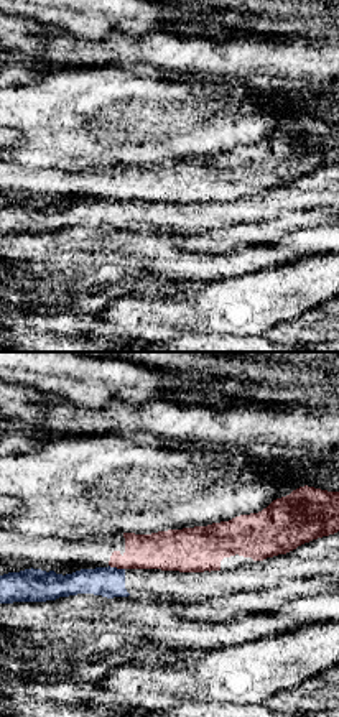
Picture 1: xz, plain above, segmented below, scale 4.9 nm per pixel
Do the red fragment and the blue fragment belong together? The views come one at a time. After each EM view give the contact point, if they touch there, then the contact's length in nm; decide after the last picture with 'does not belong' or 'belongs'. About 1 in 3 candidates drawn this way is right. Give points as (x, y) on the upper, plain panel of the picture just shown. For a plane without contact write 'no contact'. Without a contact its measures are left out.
contact (117, 199); length 80 nm

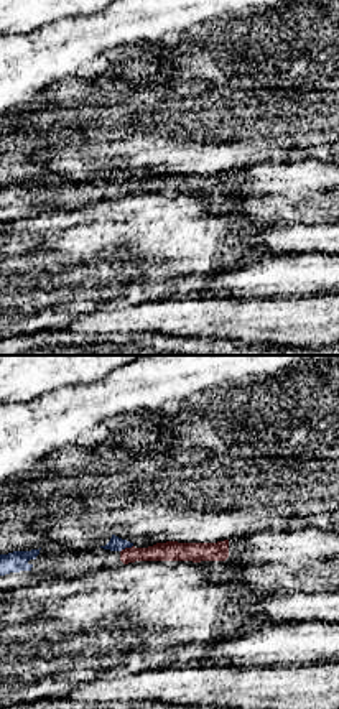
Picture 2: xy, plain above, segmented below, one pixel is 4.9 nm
contact (125, 180); length 70 nm

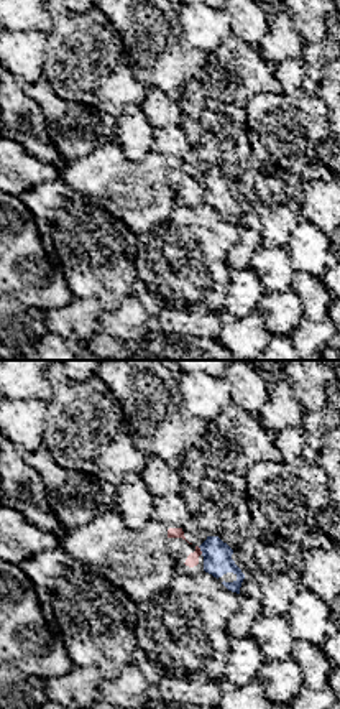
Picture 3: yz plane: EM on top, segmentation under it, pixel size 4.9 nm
contact (199, 181); length 50 nm

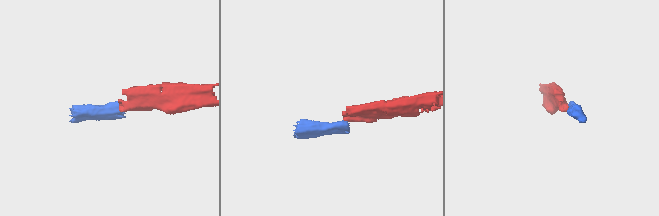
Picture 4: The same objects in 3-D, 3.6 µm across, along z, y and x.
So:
does not belong

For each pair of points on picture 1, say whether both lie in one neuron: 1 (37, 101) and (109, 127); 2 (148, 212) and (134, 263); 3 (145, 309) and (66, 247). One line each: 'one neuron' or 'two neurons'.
1: one neuron
2: two neurons
3: two neurons

